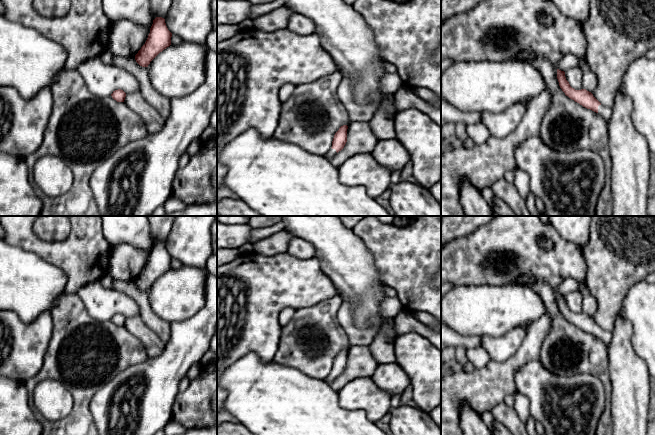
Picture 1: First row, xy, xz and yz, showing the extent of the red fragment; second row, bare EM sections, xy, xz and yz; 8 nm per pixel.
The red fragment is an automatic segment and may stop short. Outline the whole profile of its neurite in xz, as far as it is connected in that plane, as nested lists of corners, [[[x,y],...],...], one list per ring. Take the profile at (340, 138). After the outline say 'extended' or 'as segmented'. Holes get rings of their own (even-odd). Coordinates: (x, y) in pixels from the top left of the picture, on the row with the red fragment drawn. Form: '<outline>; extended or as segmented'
[[[343,125],[339,128],[339,130],[335,133],[333,141],[332,141],[332,147],[329,150],[329,152],[325,155],[325,157],[331,161],[332,158],[341,151],[346,142],[347,142],[347,125]]]; extended

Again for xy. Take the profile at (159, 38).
[[[156,17],[145,44],[135,55],[136,62],[142,67],[148,67],[160,52],[171,45],[171,37],[172,33],[168,30],[165,19]]]; as segmented

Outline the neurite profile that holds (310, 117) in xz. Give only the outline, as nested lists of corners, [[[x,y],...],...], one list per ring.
[[[334,72],[311,83],[296,85],[292,95],[281,103],[281,115],[273,137],[298,145],[311,154],[325,156],[332,147],[335,133],[341,126],[351,123],[337,95],[342,79],[340,72]]]

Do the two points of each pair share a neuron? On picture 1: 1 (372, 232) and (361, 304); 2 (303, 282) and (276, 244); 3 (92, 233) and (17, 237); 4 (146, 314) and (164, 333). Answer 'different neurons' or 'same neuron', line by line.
1: different neurons
2: different neurons
3: same neuron
4: same neuron

